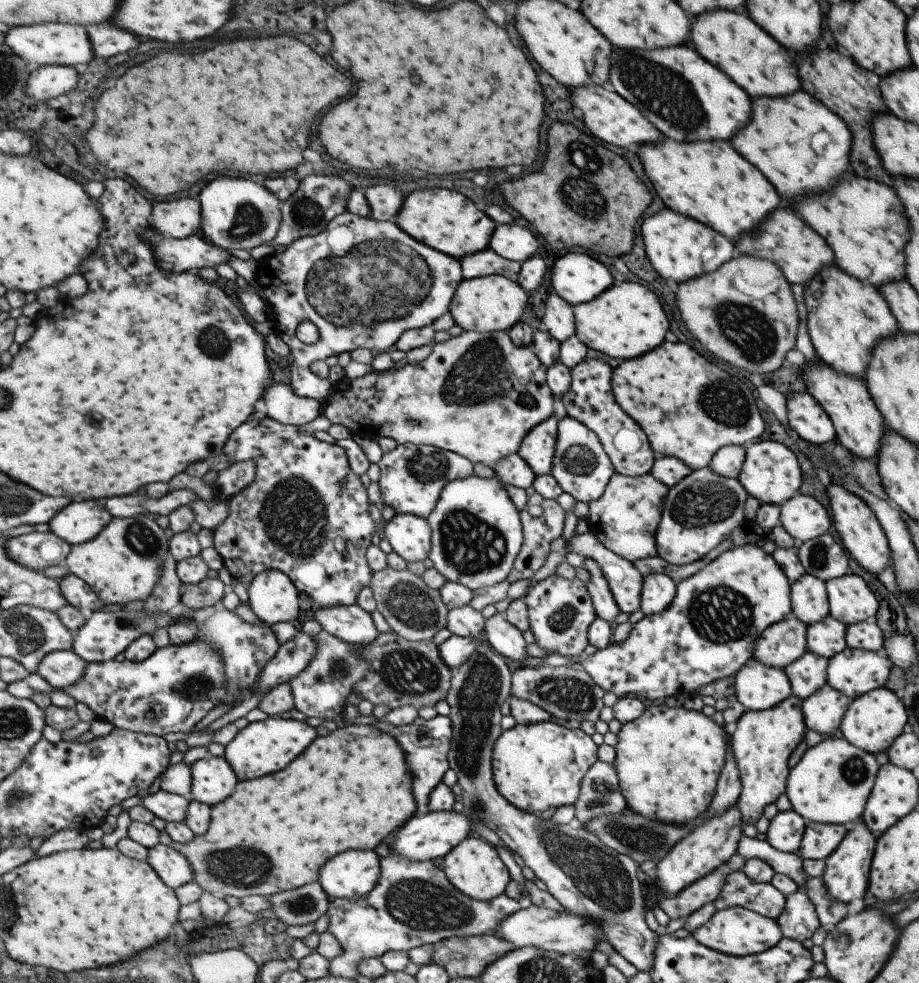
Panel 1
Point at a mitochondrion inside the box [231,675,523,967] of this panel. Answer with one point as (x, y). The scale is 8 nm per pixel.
(418, 904)

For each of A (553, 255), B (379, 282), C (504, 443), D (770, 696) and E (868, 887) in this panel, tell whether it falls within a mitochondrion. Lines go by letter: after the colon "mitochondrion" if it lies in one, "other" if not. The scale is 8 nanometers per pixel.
A: other
B: mitochondrion
C: other
D: other
E: other

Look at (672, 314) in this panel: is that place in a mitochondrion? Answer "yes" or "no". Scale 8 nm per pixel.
no

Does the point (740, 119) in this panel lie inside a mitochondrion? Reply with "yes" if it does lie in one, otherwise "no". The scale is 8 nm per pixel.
no

